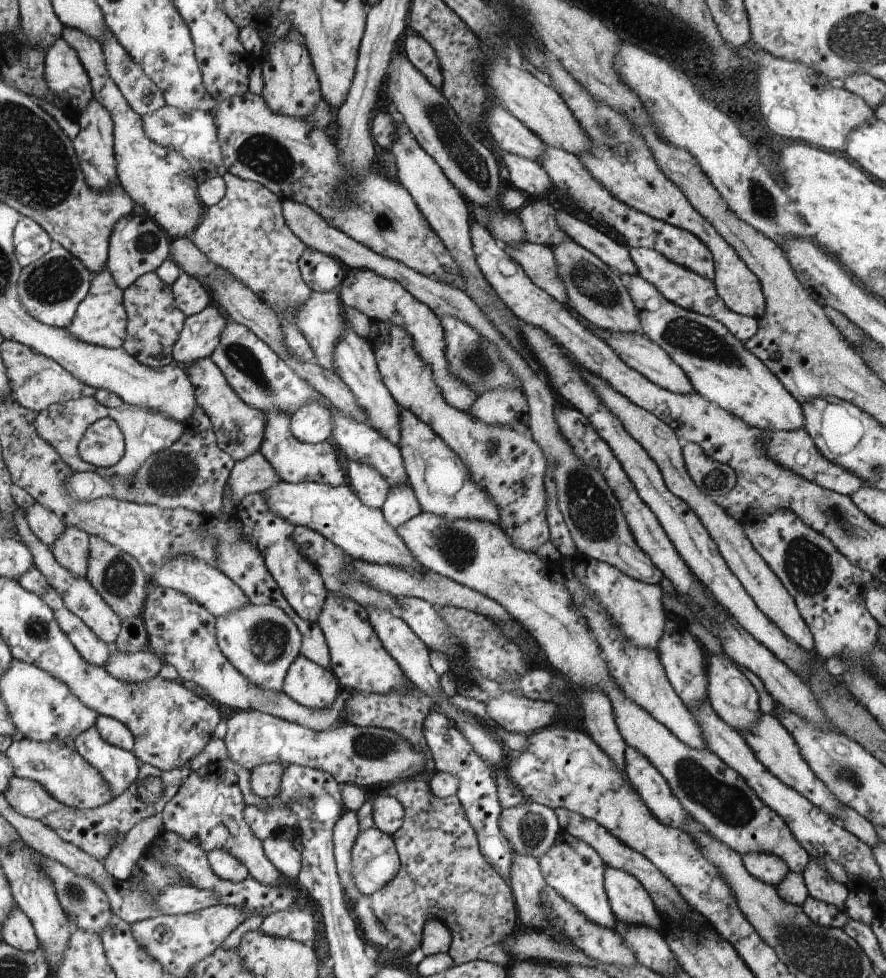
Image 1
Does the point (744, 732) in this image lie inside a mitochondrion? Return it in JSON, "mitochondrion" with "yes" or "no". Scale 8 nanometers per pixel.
{"mitochondrion":"no"}

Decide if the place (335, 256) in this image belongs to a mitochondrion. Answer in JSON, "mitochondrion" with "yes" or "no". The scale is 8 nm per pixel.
{"mitochondrion":"no"}

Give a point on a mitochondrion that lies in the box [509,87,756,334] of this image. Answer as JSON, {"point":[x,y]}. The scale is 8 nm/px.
{"point":[599,287]}

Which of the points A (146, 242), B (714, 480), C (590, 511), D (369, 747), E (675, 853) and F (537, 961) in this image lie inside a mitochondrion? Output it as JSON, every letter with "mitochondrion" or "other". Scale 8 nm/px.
{"A":"mitochondrion","B":"mitochondrion","C":"mitochondrion","D":"mitochondrion","E":"other","F":"other"}

